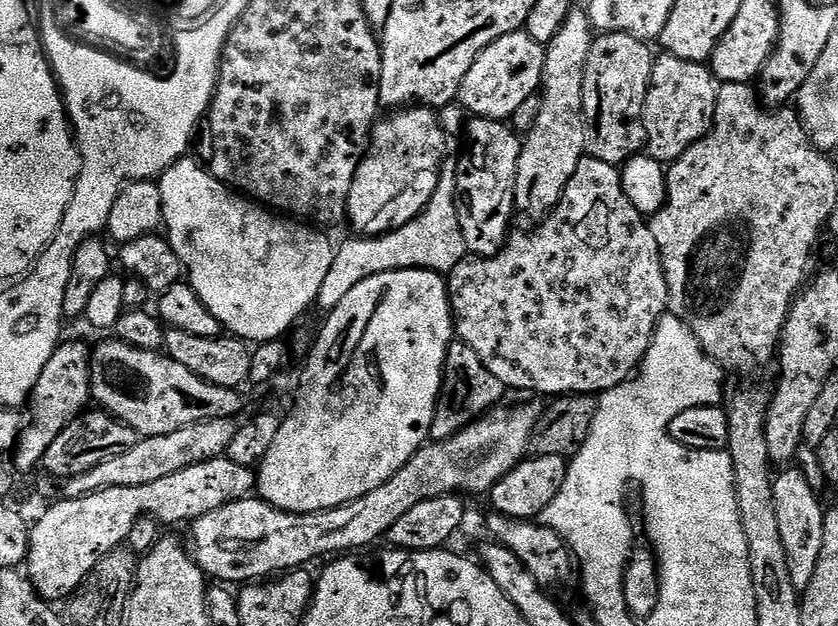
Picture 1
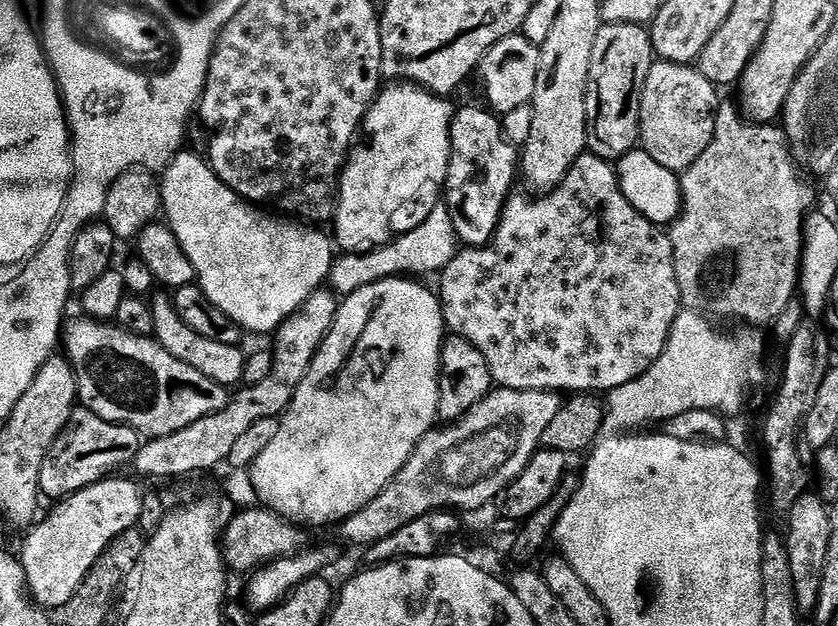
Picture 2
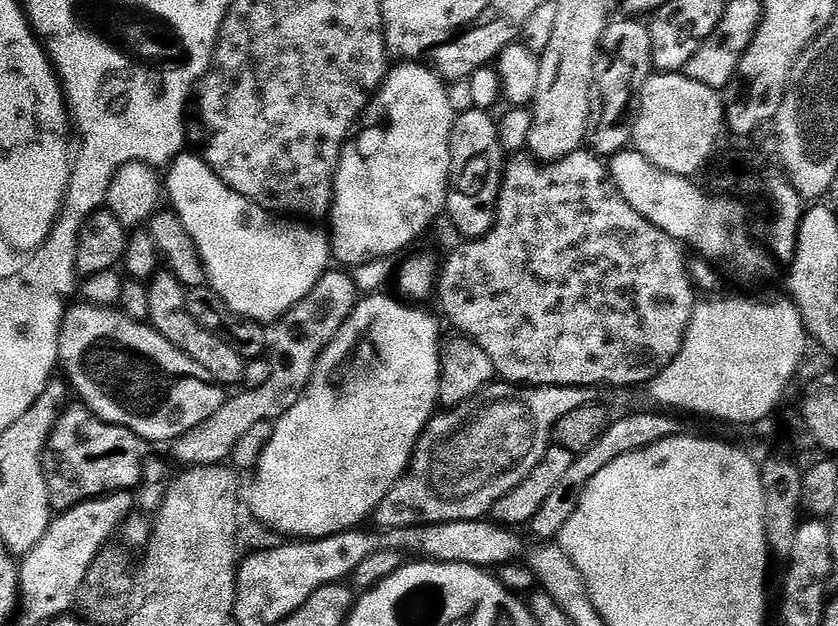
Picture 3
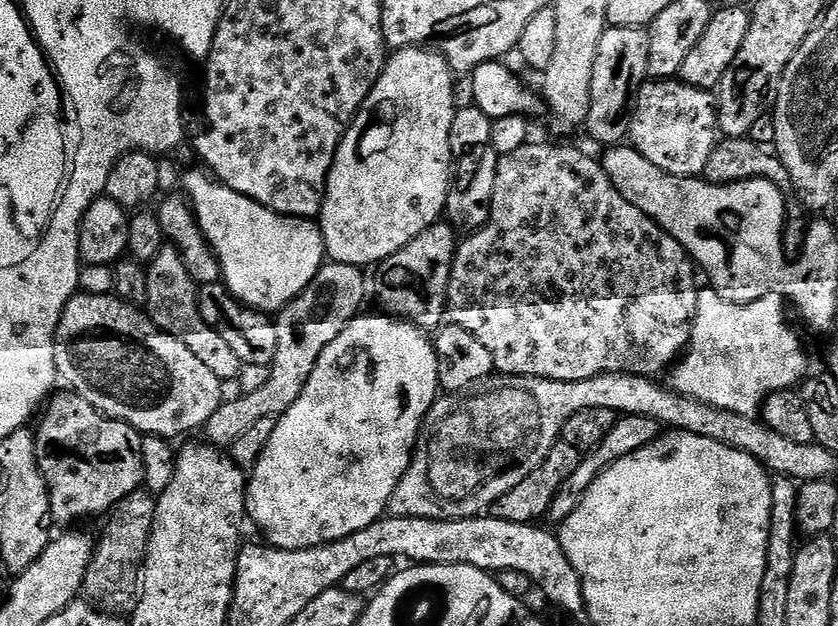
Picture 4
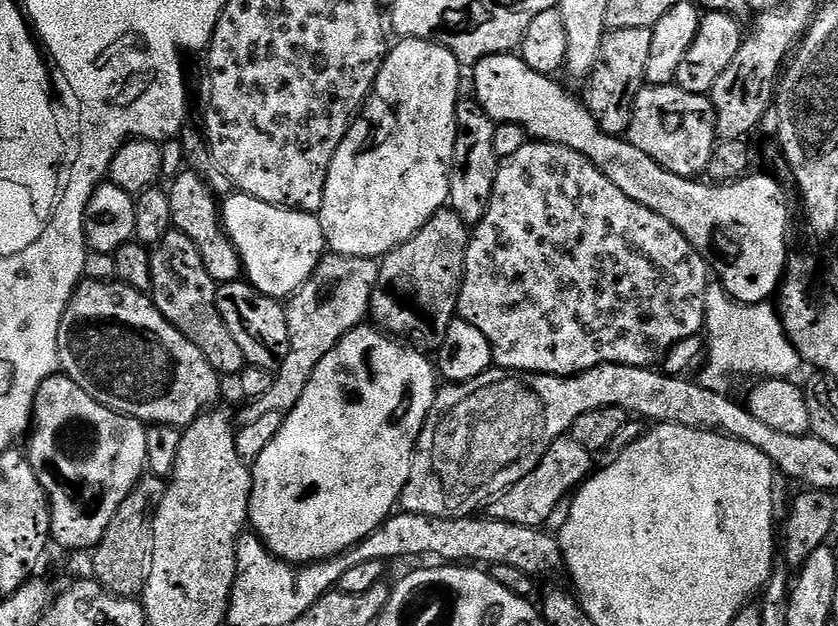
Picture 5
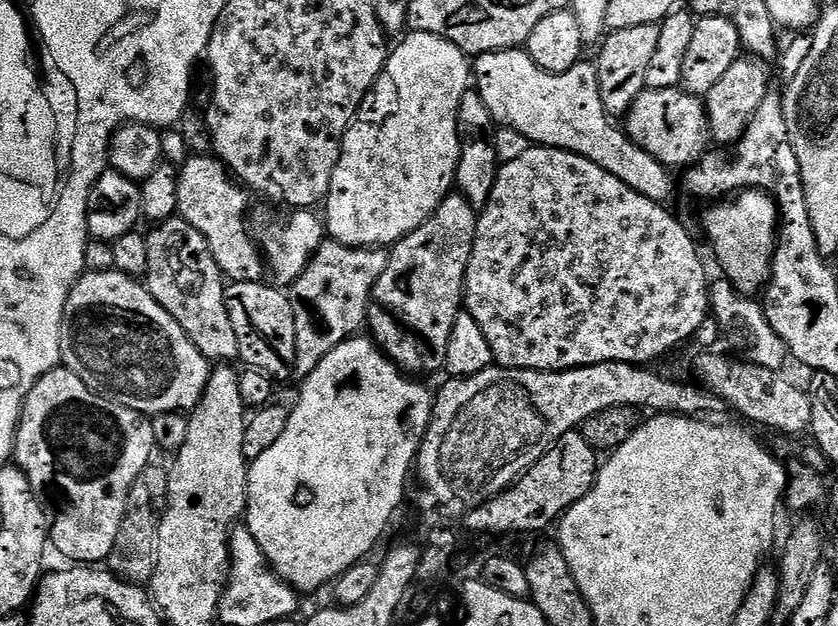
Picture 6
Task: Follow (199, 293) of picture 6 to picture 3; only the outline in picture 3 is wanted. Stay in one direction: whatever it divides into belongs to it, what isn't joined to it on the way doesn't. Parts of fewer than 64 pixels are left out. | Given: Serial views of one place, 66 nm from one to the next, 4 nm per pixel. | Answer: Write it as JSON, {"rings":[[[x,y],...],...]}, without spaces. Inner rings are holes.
{"rings":[[[167,270],[157,272],[148,284],[148,293],[150,294],[150,314],[147,323],[156,328],[158,334],[162,334],[162,338],[166,338],[174,346],[178,346],[178,350],[182,350],[190,358],[194,358],[194,362],[198,362],[198,366],[202,366],[202,370],[206,370],[206,374],[213,376],[217,384],[221,386],[239,385],[243,381],[246,363],[244,357],[237,354],[230,346],[226,346],[226,342],[222,342],[222,338],[210,334],[202,326],[198,326],[198,322],[194,322],[194,318],[190,318],[187,291],[178,282],[178,278],[173,272]]]}

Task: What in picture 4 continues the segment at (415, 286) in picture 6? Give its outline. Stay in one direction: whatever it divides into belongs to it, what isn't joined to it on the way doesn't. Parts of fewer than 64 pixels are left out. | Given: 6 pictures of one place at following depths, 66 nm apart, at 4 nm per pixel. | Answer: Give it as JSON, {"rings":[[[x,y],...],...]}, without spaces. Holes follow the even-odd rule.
{"rings":[[[437,222],[422,230],[414,242],[402,246],[398,254],[379,265],[376,296],[385,313],[397,320],[408,320],[425,330],[436,330],[445,323],[452,263],[456,257],[458,233],[451,224]]]}

